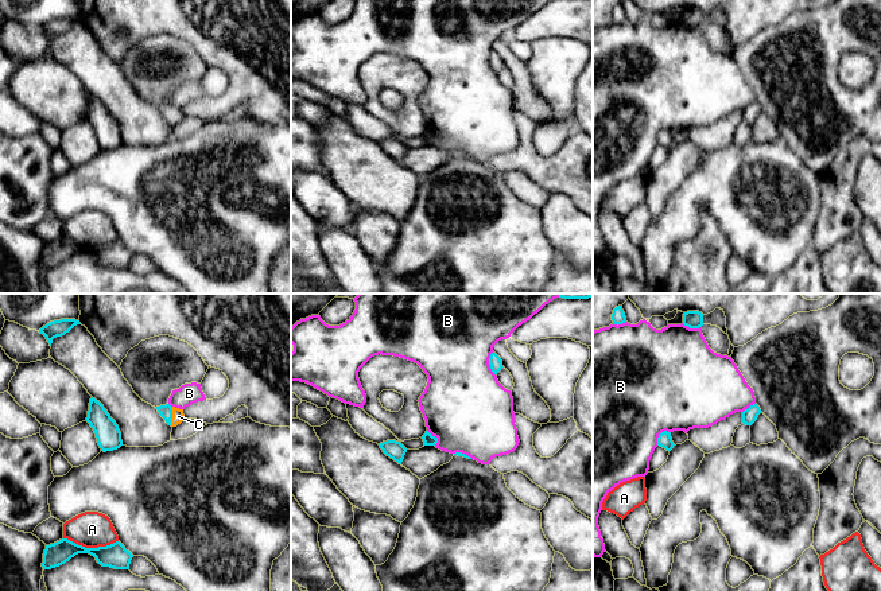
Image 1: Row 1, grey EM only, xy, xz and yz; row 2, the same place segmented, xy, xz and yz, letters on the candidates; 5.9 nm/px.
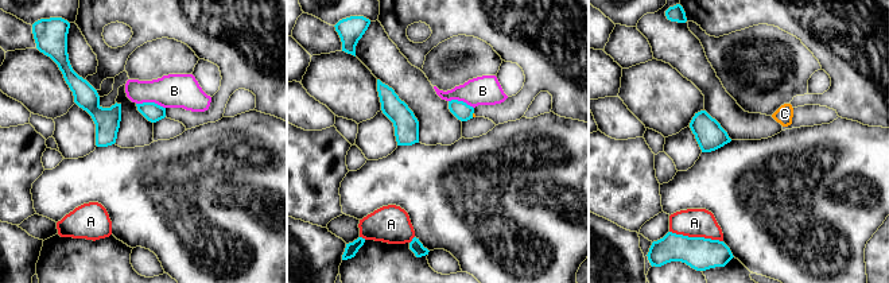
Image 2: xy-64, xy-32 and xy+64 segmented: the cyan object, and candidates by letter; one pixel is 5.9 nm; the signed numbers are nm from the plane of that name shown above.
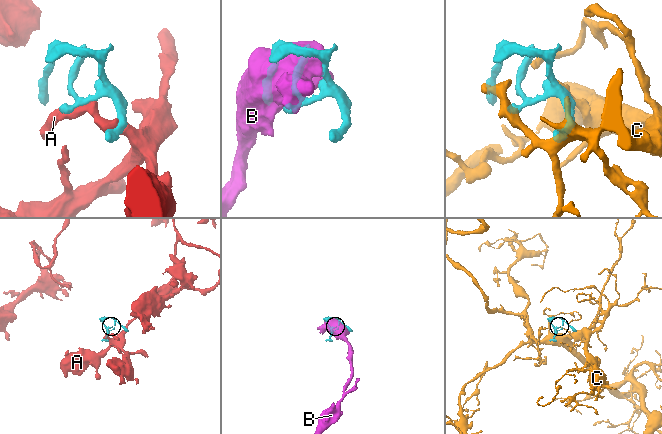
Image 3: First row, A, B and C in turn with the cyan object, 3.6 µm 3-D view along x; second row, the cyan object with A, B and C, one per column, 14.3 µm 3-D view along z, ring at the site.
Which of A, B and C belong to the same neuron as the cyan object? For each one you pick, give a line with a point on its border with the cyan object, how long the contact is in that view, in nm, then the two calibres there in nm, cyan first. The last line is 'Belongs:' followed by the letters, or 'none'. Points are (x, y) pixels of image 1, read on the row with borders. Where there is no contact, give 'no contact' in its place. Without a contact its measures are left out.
C: xy (171, 416) | 110 nm | 80/70 nm
Belongs: C

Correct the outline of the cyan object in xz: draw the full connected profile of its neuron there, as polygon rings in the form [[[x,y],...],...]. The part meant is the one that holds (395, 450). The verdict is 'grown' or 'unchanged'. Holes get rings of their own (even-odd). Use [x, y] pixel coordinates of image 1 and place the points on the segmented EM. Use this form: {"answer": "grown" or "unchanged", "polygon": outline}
{"answer": "unchanged", "polygon": [[[387,440],[380,443],[379,446],[387,456],[401,464],[407,448],[400,442]]]}

